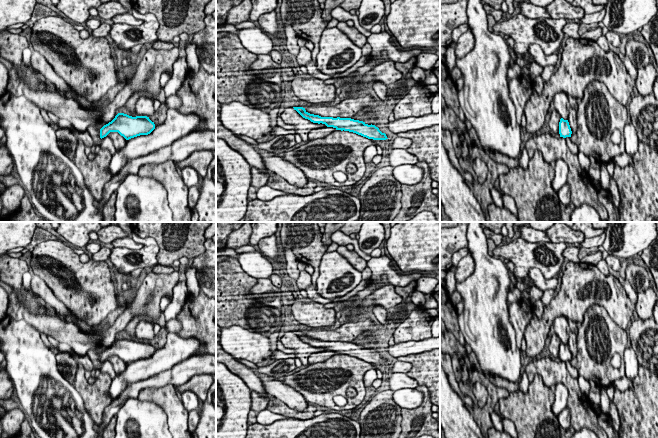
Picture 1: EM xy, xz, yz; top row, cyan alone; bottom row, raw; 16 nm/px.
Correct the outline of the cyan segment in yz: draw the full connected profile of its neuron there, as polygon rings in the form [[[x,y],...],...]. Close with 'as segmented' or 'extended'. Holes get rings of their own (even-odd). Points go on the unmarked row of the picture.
[[[563,342],[560,343],[559,358],[560,358],[560,361],[563,361],[563,362],[571,361],[572,355],[568,344],[564,344]]]; as segmented

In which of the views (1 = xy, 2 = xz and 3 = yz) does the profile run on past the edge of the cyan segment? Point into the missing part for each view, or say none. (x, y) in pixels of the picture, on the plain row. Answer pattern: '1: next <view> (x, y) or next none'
1: next none
2: next none
3: next none

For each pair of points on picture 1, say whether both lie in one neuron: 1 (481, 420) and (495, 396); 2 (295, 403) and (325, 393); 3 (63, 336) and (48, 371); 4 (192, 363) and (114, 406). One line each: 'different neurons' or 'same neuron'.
1: same neuron
2: different neurons
3: different neurons
4: same neuron

